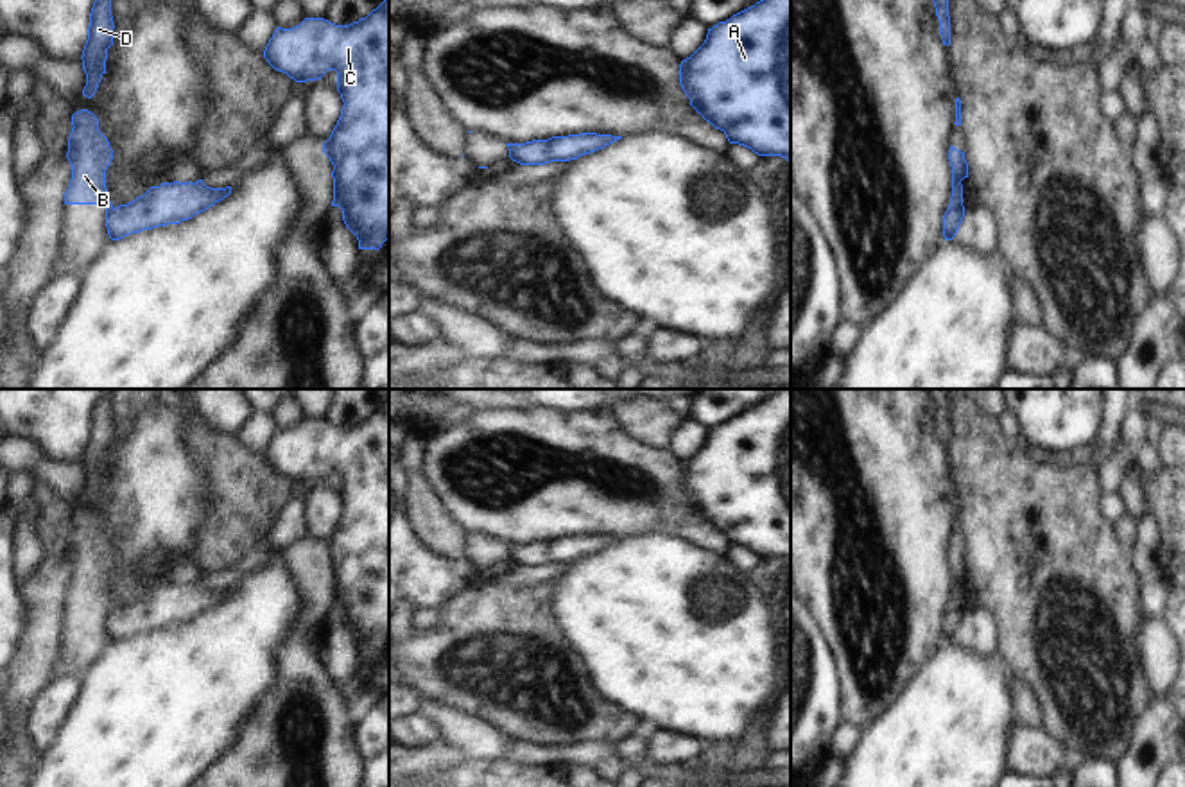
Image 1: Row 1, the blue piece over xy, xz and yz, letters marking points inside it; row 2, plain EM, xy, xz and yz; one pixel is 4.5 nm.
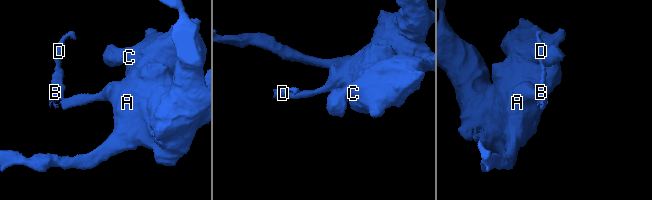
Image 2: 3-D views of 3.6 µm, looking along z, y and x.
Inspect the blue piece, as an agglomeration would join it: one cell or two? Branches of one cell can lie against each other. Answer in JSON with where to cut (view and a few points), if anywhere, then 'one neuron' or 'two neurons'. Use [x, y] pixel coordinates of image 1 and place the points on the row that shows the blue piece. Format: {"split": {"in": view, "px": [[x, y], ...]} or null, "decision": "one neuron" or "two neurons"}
{"split": {"in": "yz", "px": [[949, 207], [963, 208]]}, "decision": "two neurons"}

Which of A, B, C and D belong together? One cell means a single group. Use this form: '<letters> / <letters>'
A C / B D

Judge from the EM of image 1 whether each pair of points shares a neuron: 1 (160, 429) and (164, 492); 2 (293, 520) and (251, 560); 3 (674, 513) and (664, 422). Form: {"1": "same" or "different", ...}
{"1": "same", "2": "different", "3": "different"}

